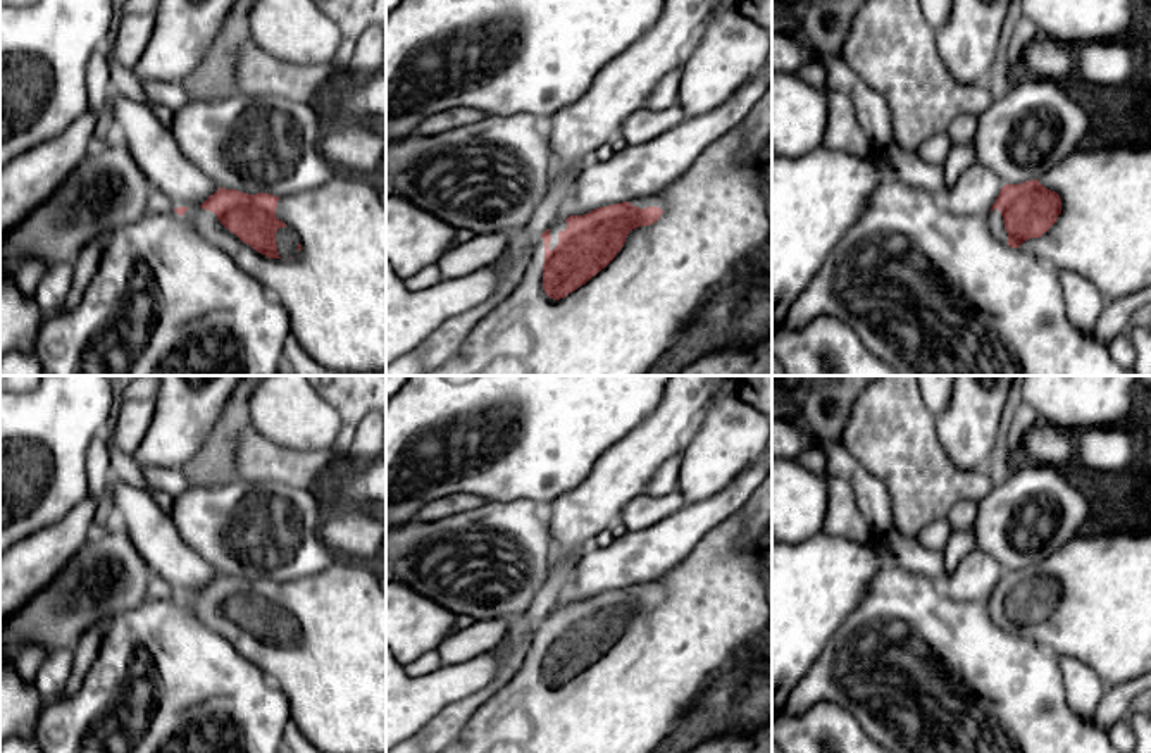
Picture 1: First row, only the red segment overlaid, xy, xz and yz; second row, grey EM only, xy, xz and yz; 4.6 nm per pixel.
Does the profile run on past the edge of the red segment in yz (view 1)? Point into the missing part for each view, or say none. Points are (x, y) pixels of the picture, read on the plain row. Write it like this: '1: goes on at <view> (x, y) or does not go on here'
1: goes on at yz (1103, 619)

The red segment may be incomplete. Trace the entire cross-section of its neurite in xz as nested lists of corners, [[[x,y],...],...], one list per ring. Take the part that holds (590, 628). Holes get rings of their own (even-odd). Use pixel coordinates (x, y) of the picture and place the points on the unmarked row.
[[[737,515],[729,517],[705,534],[694,551],[650,584],[600,593],[584,601],[555,607],[534,629],[524,665],[501,689],[491,693],[484,705],[460,729],[460,734],[441,753],[653,753],[674,734],[689,708],[698,701],[710,681],[734,665],[736,655],[772,625],[772,605],[767,584],[772,582],[772,522],[755,538],[743,538]]]

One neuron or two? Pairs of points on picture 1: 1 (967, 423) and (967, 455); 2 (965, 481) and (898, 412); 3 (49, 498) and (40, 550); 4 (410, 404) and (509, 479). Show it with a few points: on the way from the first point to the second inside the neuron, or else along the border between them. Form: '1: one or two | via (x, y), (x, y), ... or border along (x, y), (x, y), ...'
1: one | via (967, 431), (967, 447)
2: one | via (945, 472), (905, 433)
3: two | border along (78, 504), (59, 519), (18, 541)
4: one | via (457, 404), (521, 404), (526, 409), (524, 433)

